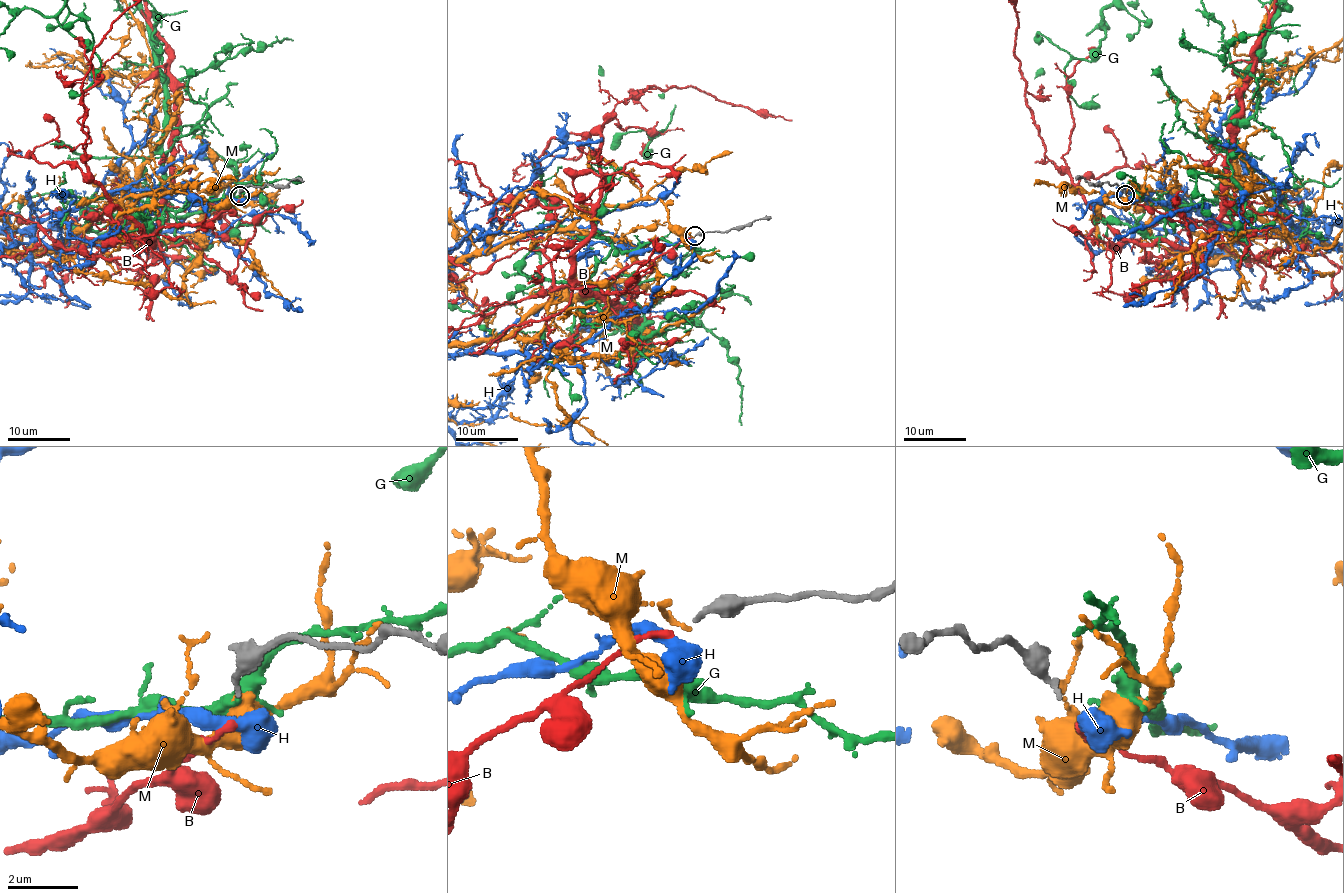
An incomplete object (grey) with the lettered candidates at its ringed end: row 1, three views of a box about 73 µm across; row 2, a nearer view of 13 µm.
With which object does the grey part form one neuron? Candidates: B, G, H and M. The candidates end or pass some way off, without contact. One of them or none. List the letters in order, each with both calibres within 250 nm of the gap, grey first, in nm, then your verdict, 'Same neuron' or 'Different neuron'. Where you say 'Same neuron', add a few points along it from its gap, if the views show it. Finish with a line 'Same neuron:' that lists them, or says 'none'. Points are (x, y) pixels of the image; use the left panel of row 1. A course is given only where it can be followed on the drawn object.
B: Thickness 150 nm (grey) against 180 nm. Same neuron
G: Thickness 150 nm (grey) against 220 nm. Different neuron
H: Thickness 150 nm (grey) against 440 nm. Different neuron
M: Thickness 150 nm (grey) against 550 nm. Different neuron
Same neuron: B

